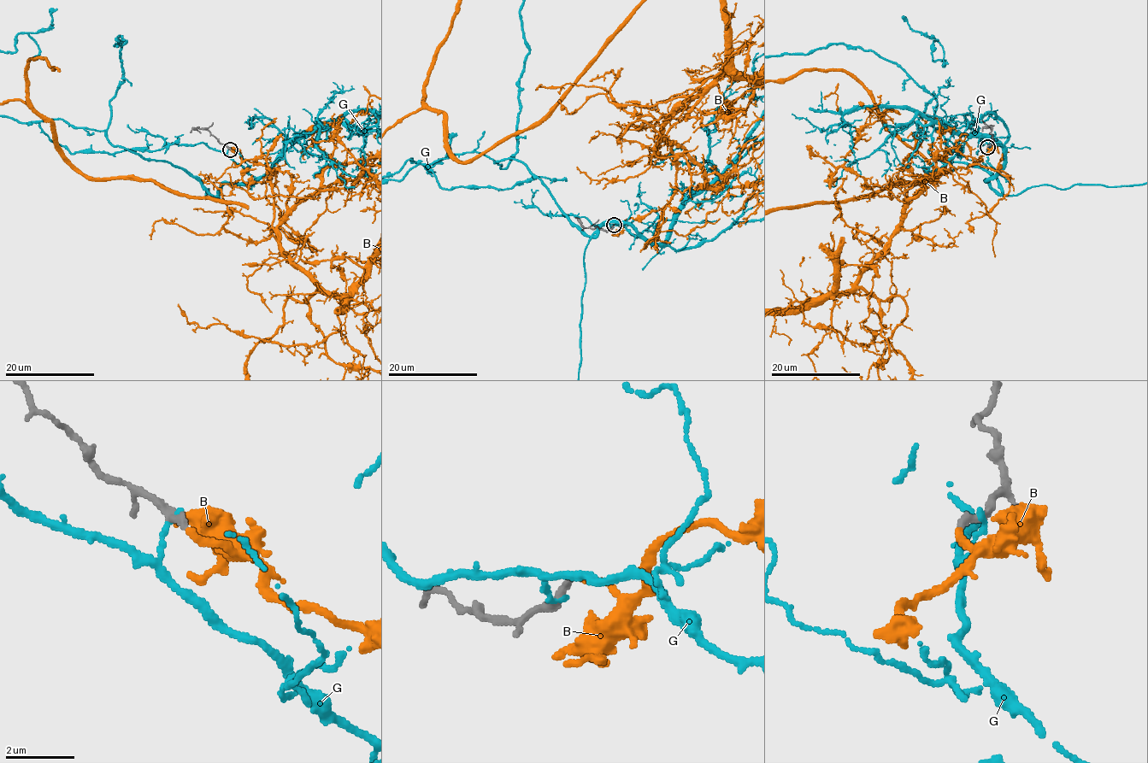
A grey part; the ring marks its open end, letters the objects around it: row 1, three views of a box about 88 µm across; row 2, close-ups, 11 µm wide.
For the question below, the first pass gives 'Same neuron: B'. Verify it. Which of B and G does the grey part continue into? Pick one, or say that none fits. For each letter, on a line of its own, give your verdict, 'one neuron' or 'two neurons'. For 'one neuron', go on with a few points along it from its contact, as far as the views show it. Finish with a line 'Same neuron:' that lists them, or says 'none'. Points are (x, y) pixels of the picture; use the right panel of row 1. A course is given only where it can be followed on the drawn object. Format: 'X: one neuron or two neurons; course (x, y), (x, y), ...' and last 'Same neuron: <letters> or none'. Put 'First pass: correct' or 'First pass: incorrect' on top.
First pass: correct
B: one neuron
G: two neurons
Same neuron: B

